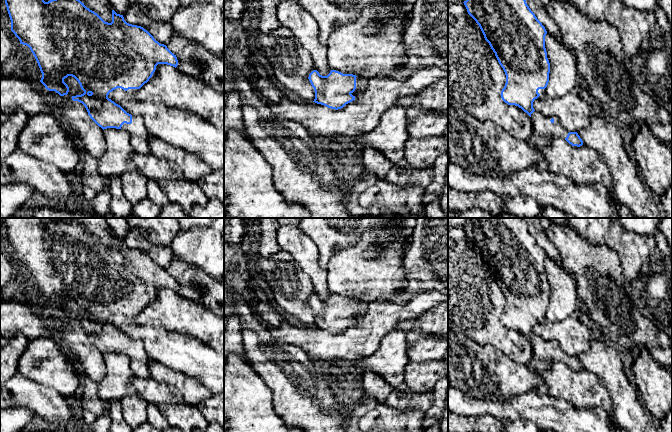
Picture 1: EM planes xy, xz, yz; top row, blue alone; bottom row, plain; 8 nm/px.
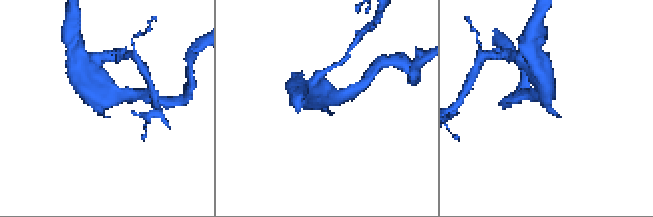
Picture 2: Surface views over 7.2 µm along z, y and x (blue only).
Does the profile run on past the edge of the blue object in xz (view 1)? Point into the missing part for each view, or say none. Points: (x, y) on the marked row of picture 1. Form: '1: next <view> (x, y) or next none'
1: next xz (361, 83)

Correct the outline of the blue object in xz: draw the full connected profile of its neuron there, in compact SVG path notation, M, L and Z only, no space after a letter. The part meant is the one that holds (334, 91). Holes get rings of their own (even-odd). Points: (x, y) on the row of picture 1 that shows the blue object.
M313 70L308 79L315 91L313 102L335 110L355 100L356 93L365 90L368 84L368 79L336 70L327 76Z

